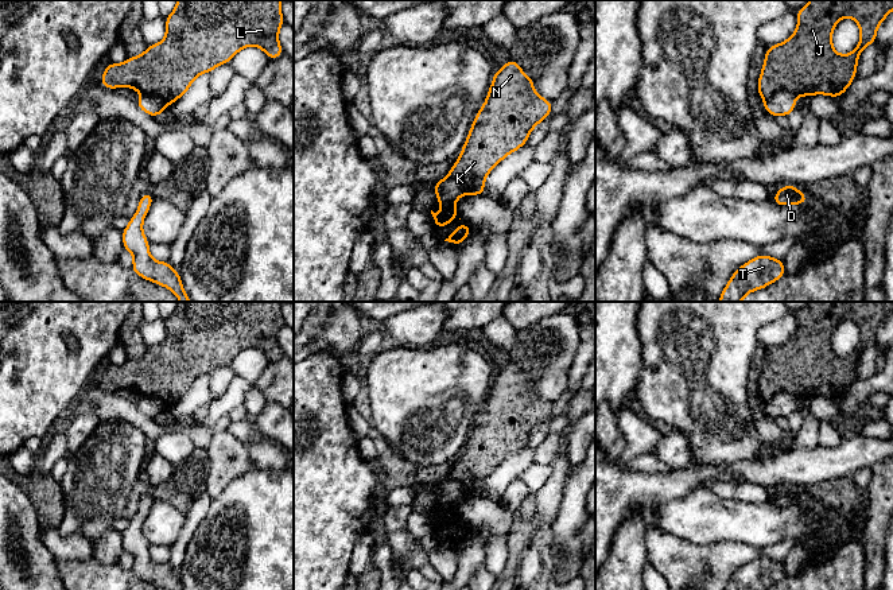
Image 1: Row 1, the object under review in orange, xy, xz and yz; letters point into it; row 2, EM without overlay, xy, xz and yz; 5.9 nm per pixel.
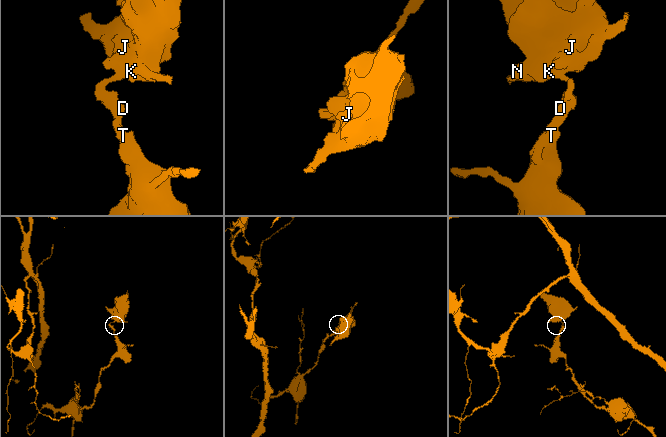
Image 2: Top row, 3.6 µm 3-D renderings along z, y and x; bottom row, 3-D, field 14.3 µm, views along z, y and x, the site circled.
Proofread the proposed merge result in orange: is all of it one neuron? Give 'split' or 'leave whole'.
split

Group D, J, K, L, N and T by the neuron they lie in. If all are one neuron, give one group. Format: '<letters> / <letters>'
D T / J K L N

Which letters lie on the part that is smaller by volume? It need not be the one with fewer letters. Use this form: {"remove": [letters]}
{"remove": ["J", "K", "L", "N"]}

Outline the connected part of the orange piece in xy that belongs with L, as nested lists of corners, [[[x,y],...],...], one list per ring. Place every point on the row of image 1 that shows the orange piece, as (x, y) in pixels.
[[[178,0],[174,11],[164,18],[164,39],[160,43],[150,44],[139,57],[128,57],[124,63],[109,62],[100,84],[110,90],[127,86],[141,93],[154,94],[168,106],[190,89],[198,75],[211,73],[220,65],[229,63],[245,47],[260,47],[269,61],[277,59],[284,54],[279,43],[279,30],[284,24],[282,3],[282,0]]]

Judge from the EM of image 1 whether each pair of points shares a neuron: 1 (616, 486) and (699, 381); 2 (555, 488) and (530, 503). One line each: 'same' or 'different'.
1: different
2: different

